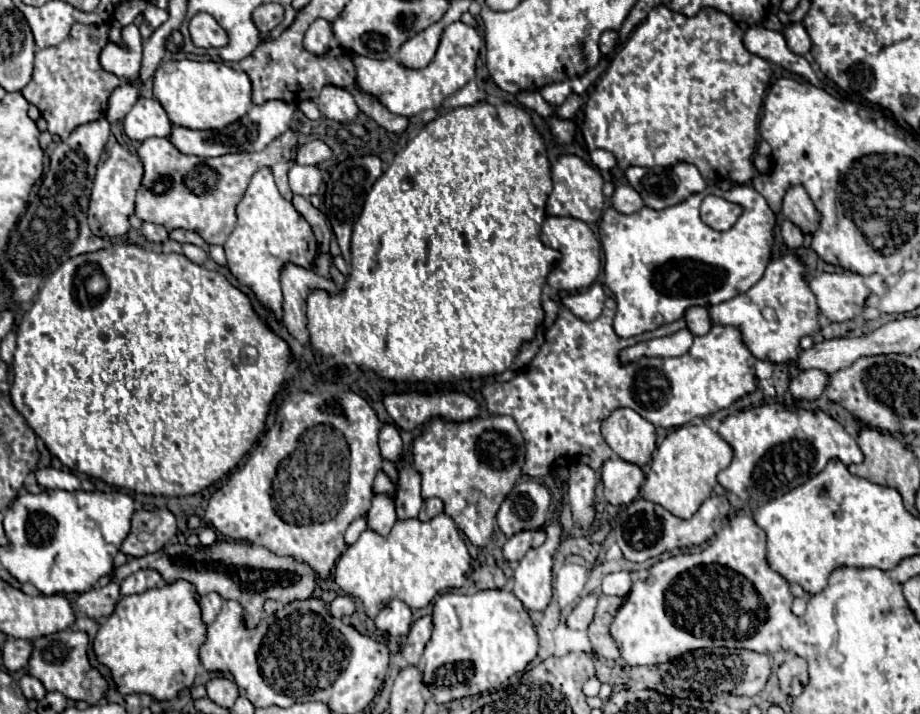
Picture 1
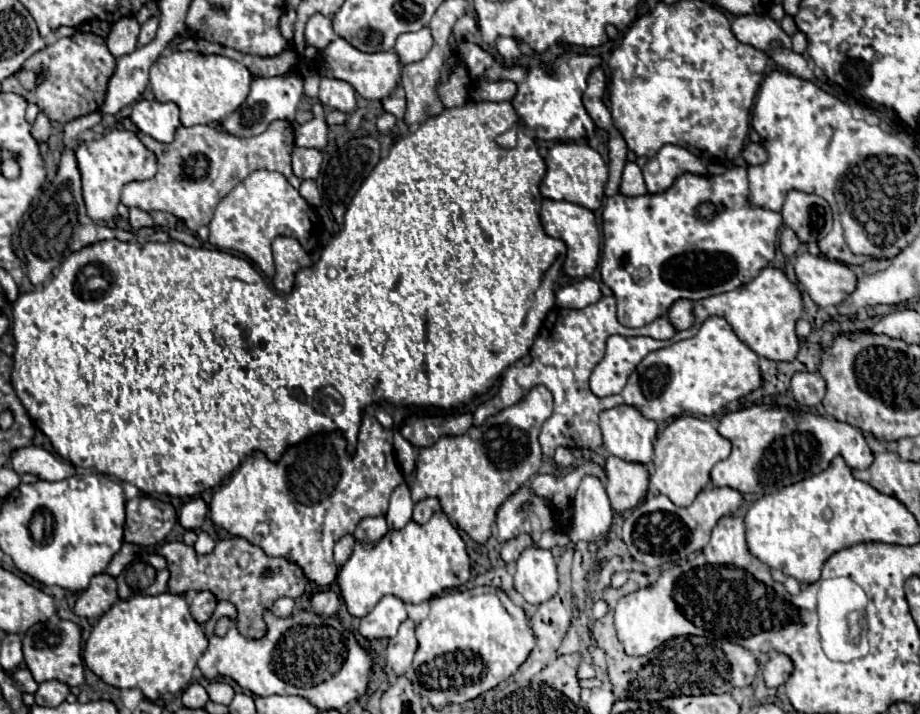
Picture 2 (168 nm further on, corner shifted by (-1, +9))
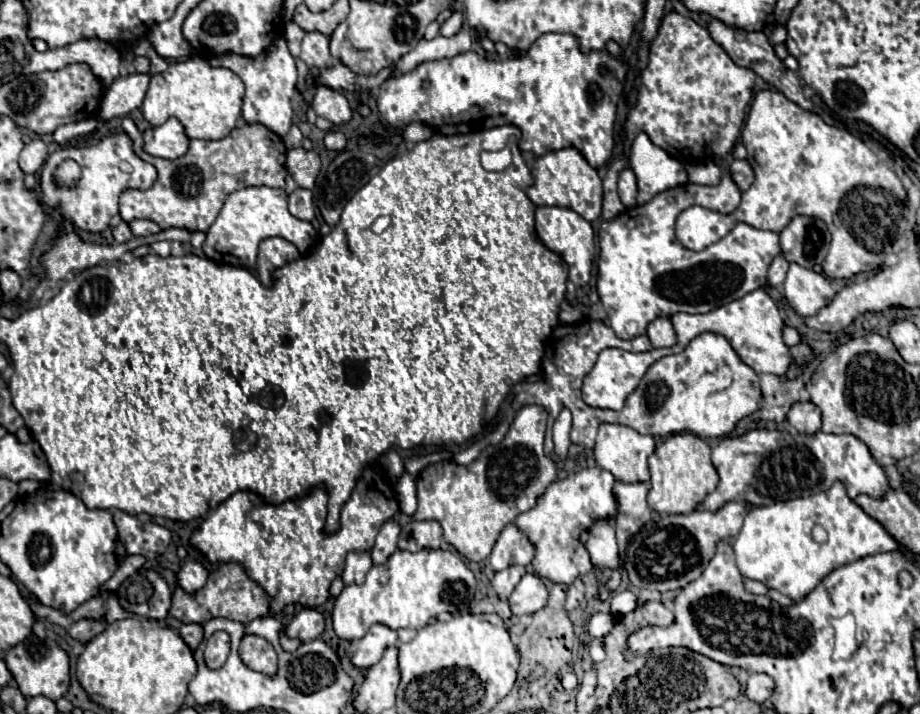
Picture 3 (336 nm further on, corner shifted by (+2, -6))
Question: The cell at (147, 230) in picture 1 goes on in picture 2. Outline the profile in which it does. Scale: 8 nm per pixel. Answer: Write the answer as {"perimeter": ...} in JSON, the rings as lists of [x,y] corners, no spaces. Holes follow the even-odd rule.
{"perimeter":[[[130,209],[130,225],[134,229],[142,229],[142,227],[154,227],[154,221],[150,217],[150,213],[142,211],[142,209]]]}

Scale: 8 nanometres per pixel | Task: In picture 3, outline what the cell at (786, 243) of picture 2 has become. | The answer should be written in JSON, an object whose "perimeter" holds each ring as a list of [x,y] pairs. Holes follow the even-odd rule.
{"perimeter":[[[777,256],[777,258],[771,262],[771,266],[769,266],[767,286],[781,286],[783,280],[785,280],[787,268],[789,268],[789,262],[787,262],[783,256]]]}

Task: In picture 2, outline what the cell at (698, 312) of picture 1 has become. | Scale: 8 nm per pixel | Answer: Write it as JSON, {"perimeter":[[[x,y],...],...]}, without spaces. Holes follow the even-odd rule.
{"perimeter":[[[680,299],[680,301],[676,301],[676,303],[670,307],[668,319],[672,321],[672,325],[674,325],[678,331],[690,329],[690,327],[694,325],[696,317],[694,317],[694,313],[692,313],[692,307],[694,307],[694,303],[688,301],[688,299]]]}

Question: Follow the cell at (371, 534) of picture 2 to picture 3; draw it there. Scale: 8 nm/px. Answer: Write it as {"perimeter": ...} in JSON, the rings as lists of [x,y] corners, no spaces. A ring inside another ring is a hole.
{"perimeter":[[[351,552],[347,556],[347,564],[345,564],[345,570],[343,570],[341,578],[343,578],[345,584],[363,584],[365,574],[371,566],[373,566],[373,562],[371,562],[369,552],[363,552],[363,554]]]}

